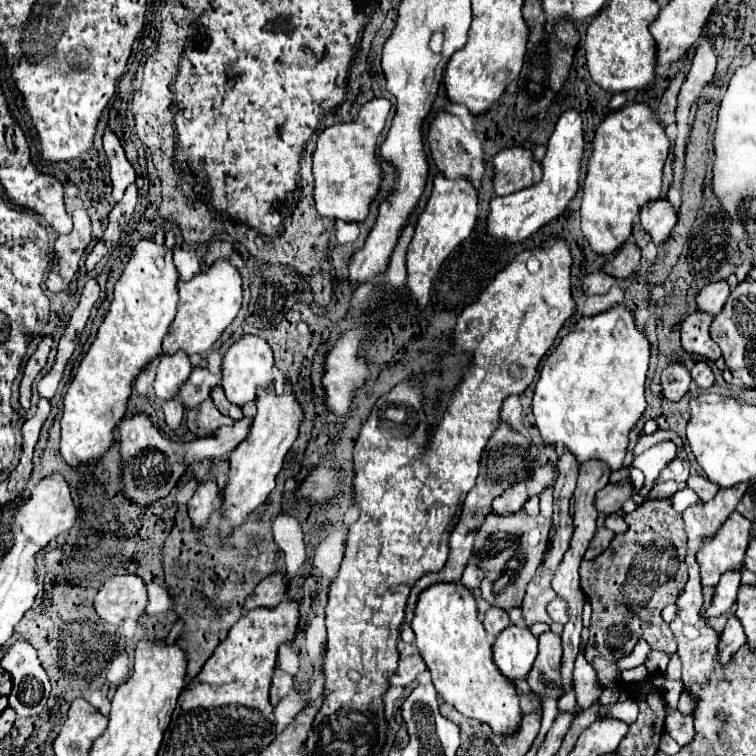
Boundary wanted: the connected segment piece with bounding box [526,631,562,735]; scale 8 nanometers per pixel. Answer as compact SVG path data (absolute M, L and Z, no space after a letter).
M546 631L538 637L538 657L534 661L532 671L528 673L526 681L532 691L540 693L544 697L544 717L542 717L542 727L540 733L546 735L548 729L552 727L554 719L558 717L558 707L556 701L562 695L560 693L560 657L562 657L562 645L560 637L554 635L552 631Z

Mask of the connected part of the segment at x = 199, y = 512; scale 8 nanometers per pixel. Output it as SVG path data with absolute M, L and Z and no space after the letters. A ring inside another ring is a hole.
M210 479L210 481L204 481L194 497L188 501L188 515L192 519L192 523L196 525L196 529L200 529L208 517L214 513L216 509L216 501L218 501L218 487L216 487L216 481Z

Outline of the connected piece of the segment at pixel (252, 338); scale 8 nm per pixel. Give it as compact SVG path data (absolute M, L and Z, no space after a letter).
M244 335L236 343L232 343L222 359L222 389L226 393L226 399L230 399L234 405L246 405L254 401L256 387L268 387L272 383L272 349L270 345L258 337L258 335Z

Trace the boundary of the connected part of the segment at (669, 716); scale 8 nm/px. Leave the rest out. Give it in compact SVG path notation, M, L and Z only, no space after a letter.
M660 695L660 699L662 699L662 705L666 709L666 723L664 723L666 733L680 747L692 743L694 737L696 737L696 731L694 731L694 715L682 715L678 709L670 709L670 705L668 705L668 701L666 701L664 695Z

